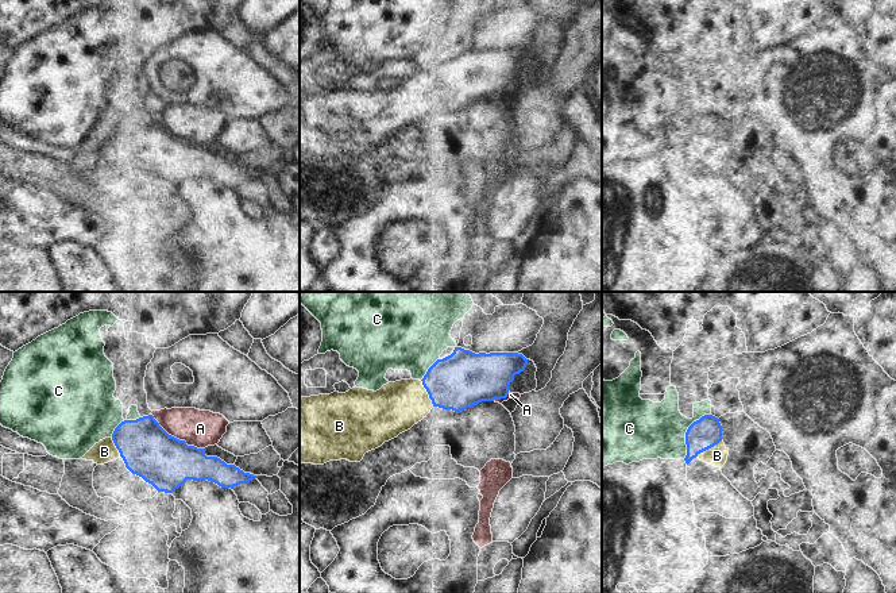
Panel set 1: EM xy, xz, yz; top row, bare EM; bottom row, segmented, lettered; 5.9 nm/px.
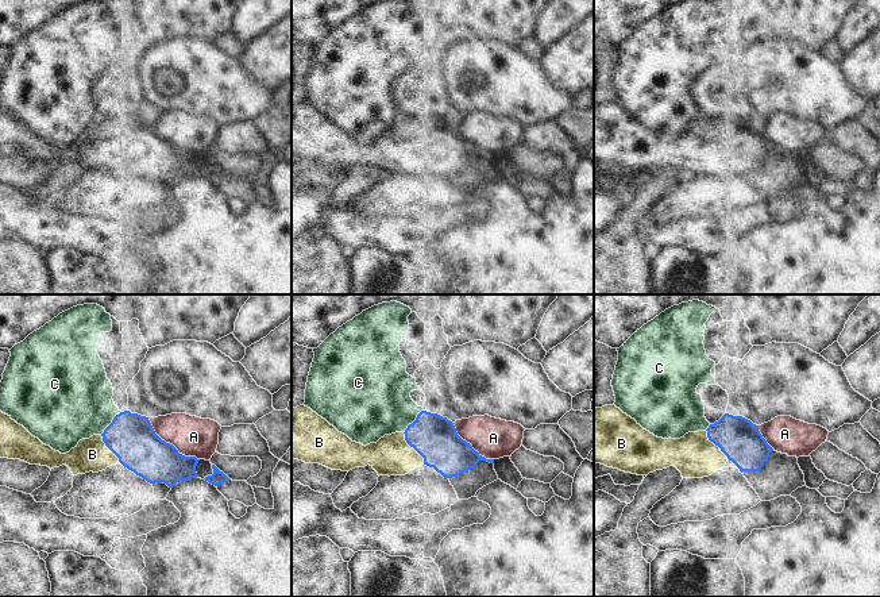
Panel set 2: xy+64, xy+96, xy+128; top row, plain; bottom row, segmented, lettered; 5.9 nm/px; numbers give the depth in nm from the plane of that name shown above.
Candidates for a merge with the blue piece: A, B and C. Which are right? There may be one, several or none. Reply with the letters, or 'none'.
B

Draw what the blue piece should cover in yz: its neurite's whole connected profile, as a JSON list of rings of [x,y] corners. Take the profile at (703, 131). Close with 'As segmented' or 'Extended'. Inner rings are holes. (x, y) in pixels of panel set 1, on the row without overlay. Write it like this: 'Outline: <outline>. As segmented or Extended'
Outline: [[[704,112],[694,119],[685,130],[688,162],[694,155],[699,155],[708,162],[722,165],[729,153],[729,146],[722,138],[722,123],[719,116],[712,112]]]. Extended

